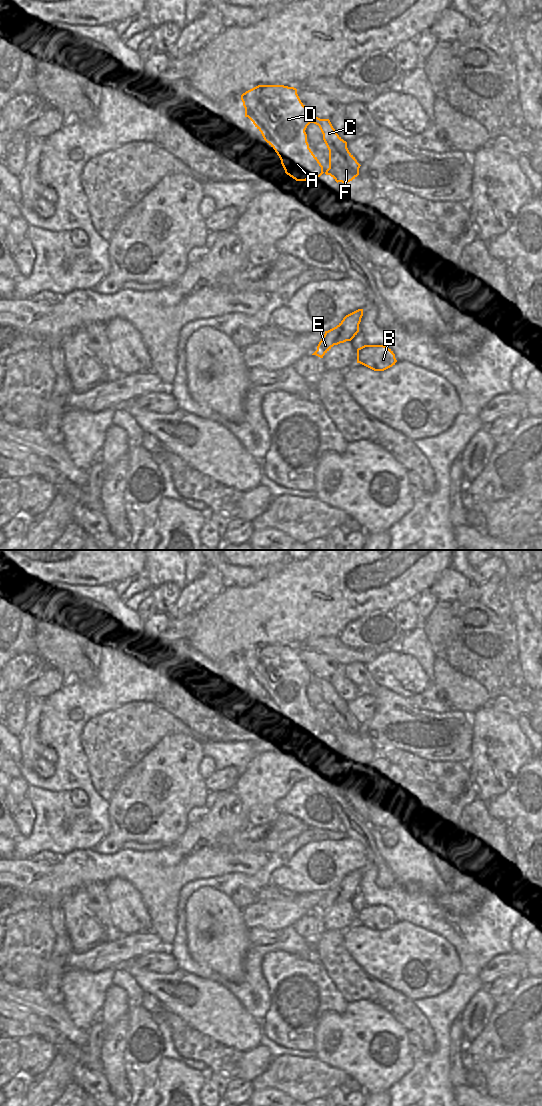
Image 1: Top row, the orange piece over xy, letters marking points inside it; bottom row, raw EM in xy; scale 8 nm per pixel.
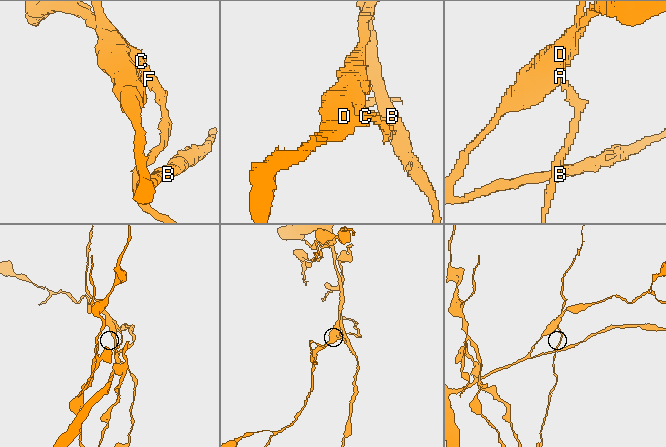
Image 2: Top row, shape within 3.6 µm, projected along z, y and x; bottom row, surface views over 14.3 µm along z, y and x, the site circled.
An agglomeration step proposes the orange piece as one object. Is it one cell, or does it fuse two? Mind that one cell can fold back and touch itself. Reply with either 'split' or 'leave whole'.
split

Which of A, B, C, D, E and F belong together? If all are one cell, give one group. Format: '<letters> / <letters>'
A B D / C E F

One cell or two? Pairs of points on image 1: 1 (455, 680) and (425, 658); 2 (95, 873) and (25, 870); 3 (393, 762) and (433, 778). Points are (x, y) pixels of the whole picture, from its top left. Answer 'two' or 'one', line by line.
1: two
2: one
3: one

